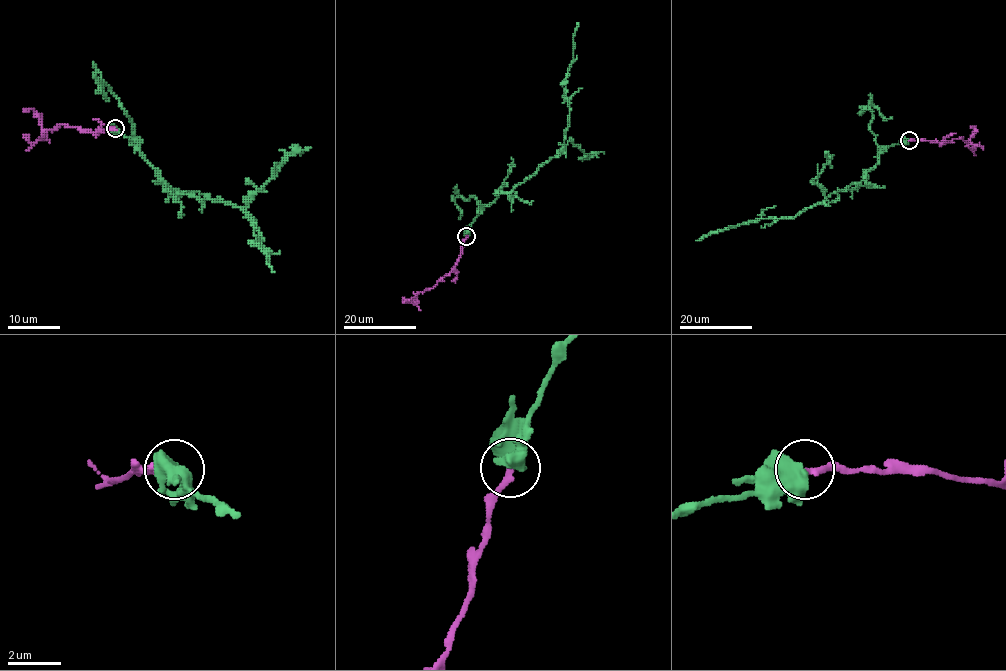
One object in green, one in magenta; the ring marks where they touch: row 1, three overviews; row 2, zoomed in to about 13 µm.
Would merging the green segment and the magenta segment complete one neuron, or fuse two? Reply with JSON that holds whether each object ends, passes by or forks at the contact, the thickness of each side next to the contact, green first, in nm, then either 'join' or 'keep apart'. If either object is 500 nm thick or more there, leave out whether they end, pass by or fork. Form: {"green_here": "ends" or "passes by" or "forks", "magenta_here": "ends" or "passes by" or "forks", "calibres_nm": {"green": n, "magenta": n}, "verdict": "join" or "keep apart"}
{"green_here": "passes by", "magenta_here": "ends", "calibres_nm": {"green": 480, "magenta": 240}, "verdict": "join"}

